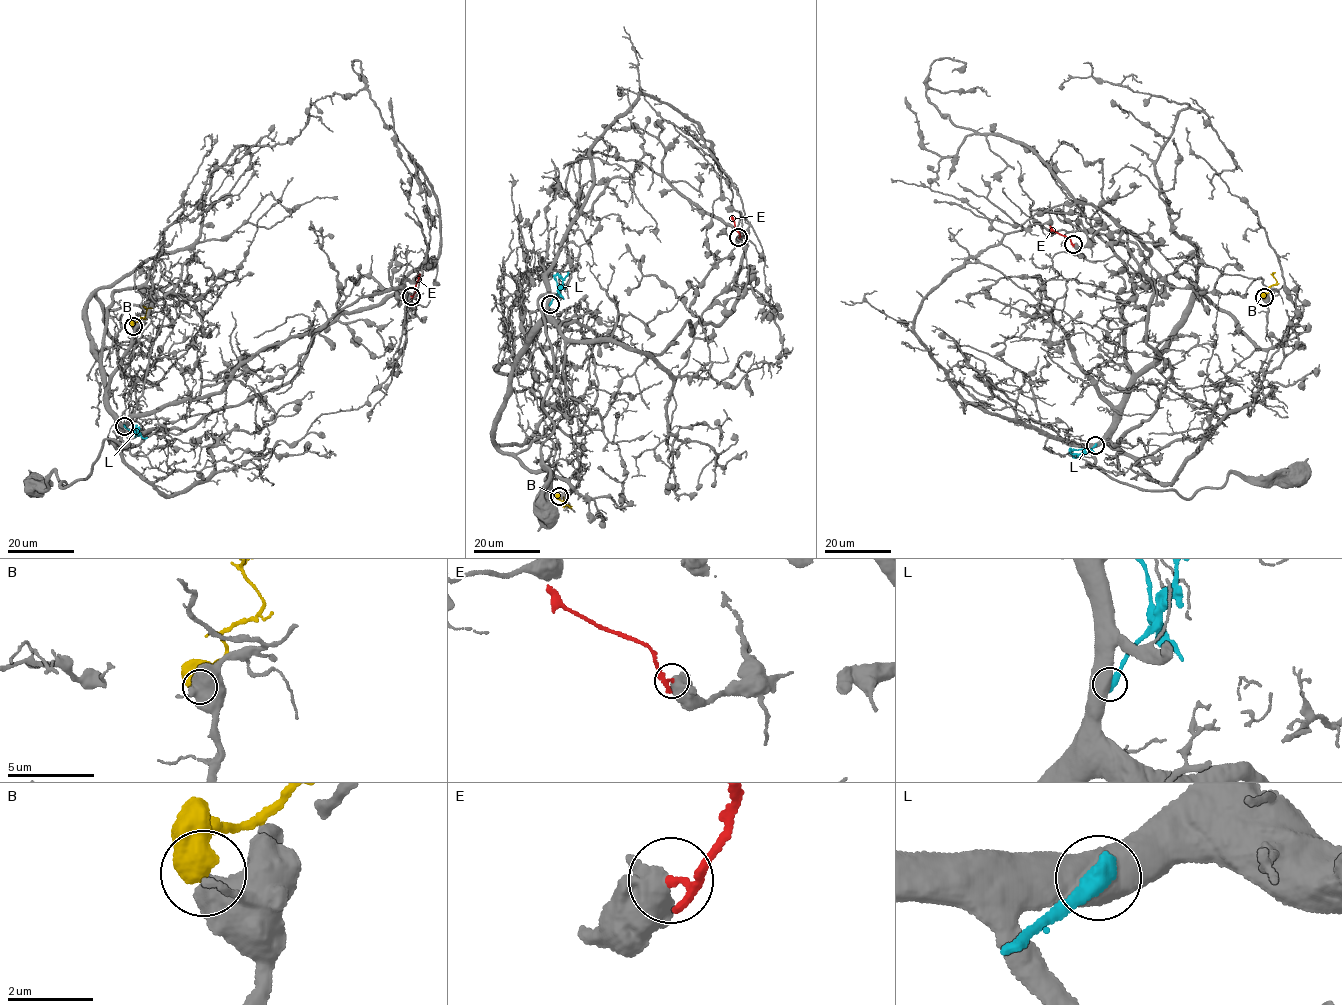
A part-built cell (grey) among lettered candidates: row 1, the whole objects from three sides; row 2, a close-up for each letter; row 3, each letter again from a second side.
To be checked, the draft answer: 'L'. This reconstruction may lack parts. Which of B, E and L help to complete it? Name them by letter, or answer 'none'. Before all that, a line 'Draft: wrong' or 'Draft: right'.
Draft: wrong
none

